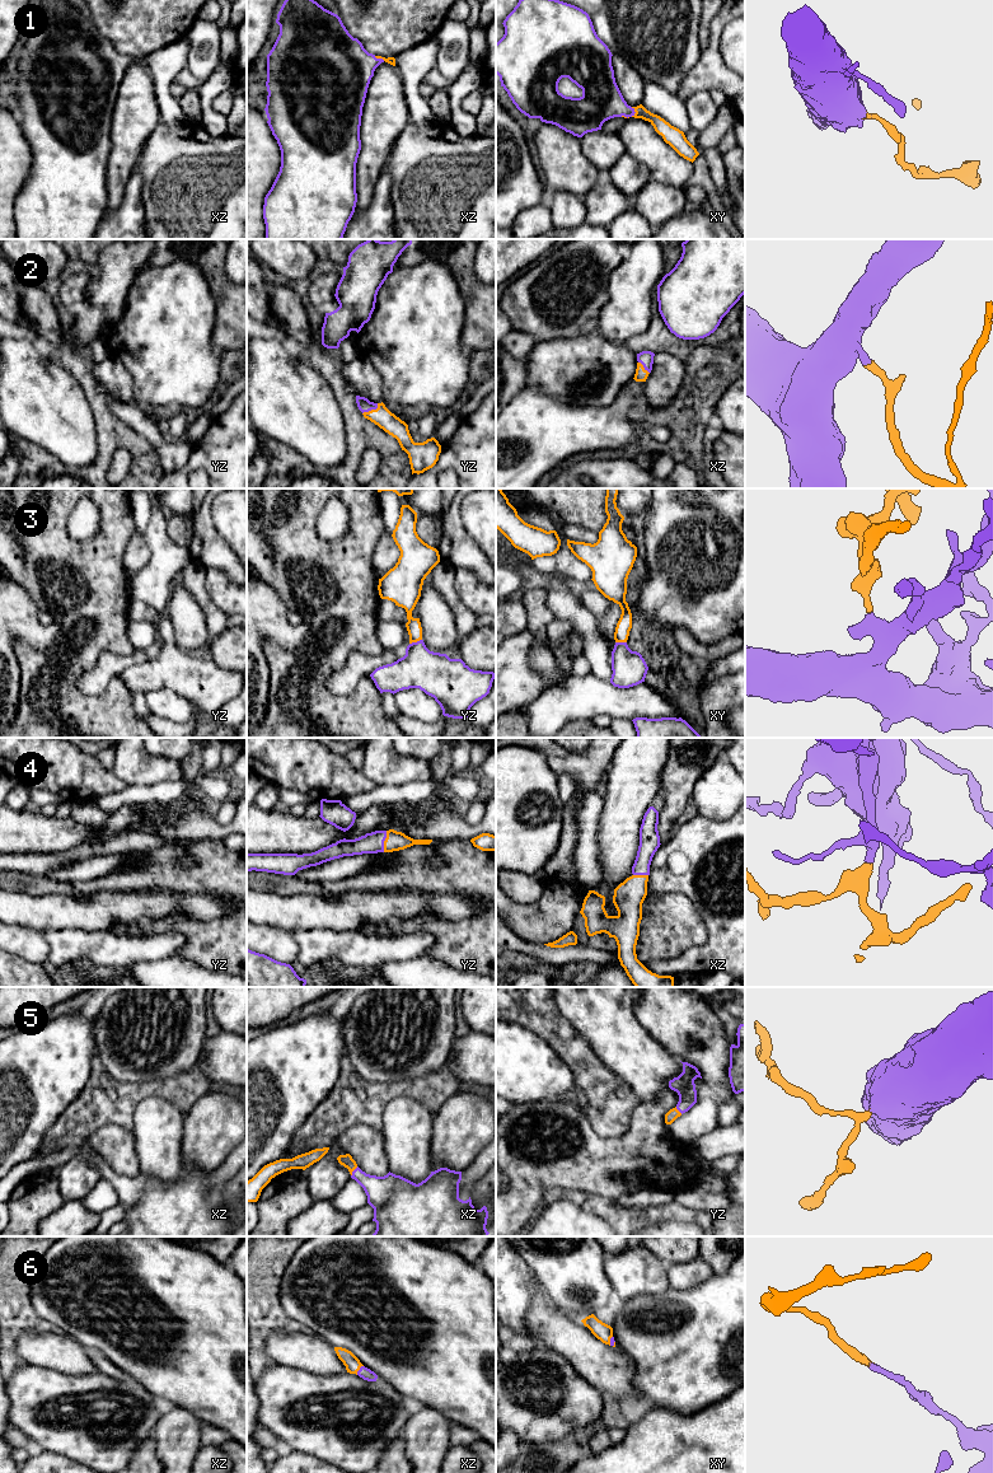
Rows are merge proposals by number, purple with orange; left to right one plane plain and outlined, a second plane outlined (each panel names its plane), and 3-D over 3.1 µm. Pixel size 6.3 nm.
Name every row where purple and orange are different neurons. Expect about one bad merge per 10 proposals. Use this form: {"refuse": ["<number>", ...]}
{"refuse": []}

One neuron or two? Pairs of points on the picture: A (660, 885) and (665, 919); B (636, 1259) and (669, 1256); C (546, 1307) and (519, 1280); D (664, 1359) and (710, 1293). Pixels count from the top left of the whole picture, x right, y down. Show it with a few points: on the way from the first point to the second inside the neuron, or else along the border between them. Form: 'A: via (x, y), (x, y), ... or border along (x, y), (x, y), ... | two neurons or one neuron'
A: border along (647, 893), (683, 893), (691, 901) | two neurons
B: border along (647, 1249), (668, 1265) | two neurons
C: border along (534, 1276), (529, 1285), (530, 1309), (525, 1318) | two neurons
D: via (680, 1342), (710, 1313), (710, 1309) | one neuron

